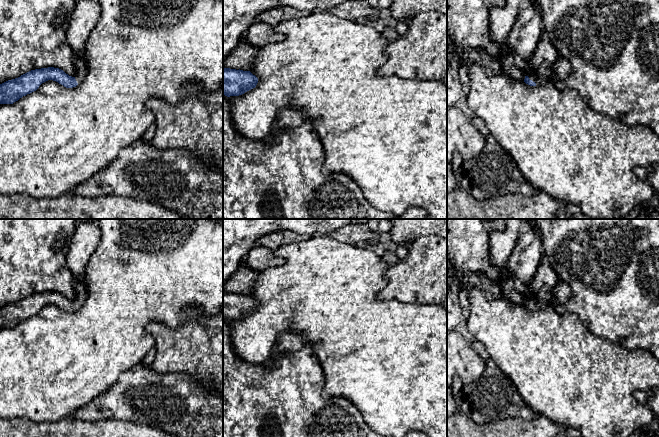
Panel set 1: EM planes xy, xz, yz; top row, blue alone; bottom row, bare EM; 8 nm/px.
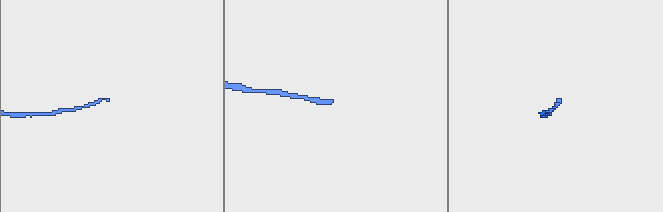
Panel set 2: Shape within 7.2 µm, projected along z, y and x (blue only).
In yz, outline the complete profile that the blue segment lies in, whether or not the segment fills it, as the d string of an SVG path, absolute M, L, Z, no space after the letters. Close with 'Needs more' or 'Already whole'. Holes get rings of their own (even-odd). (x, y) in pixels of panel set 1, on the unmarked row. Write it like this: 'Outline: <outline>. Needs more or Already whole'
Outline: M542 257L537 272L530 283L531 294L526 296L524 306L530 310L544 309L552 300L552 291L558 283L548 258Z. Needs more

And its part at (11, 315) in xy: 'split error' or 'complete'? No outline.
split error

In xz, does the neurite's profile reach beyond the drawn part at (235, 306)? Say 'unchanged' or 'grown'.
unchanged

